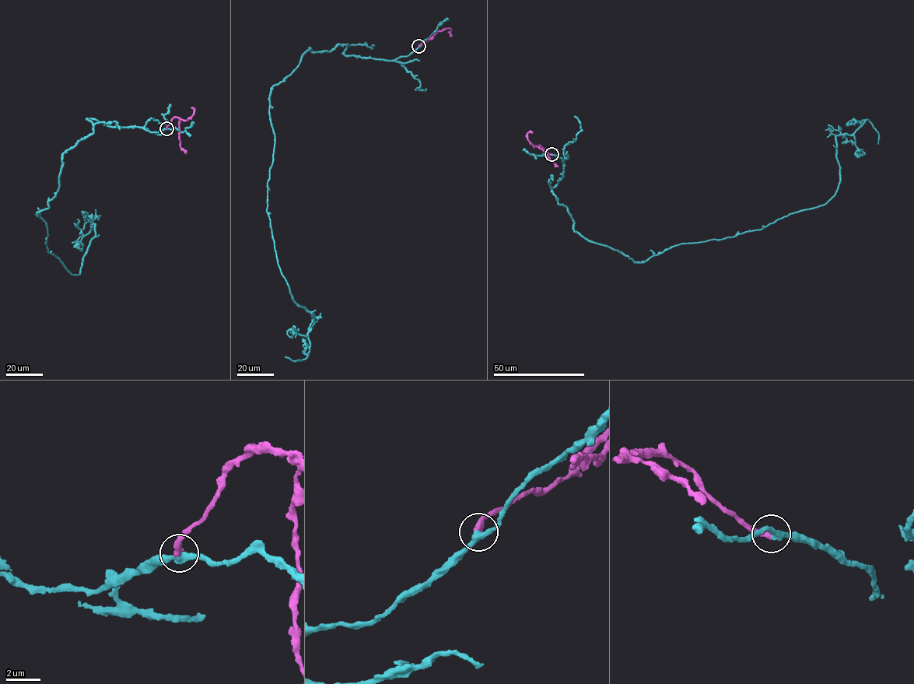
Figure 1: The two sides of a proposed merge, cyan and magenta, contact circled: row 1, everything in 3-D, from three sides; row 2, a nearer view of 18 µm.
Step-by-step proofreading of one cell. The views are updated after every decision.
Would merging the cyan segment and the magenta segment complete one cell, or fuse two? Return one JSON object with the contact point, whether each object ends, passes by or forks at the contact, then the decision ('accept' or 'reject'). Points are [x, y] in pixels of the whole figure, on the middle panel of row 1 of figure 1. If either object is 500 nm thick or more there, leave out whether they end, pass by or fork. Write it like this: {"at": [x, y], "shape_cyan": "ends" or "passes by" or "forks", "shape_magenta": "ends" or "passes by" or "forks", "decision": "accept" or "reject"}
{"at": [418, 46], "shape_cyan": "passes by", "shape_magenta": "ends", "decision": "reject"}

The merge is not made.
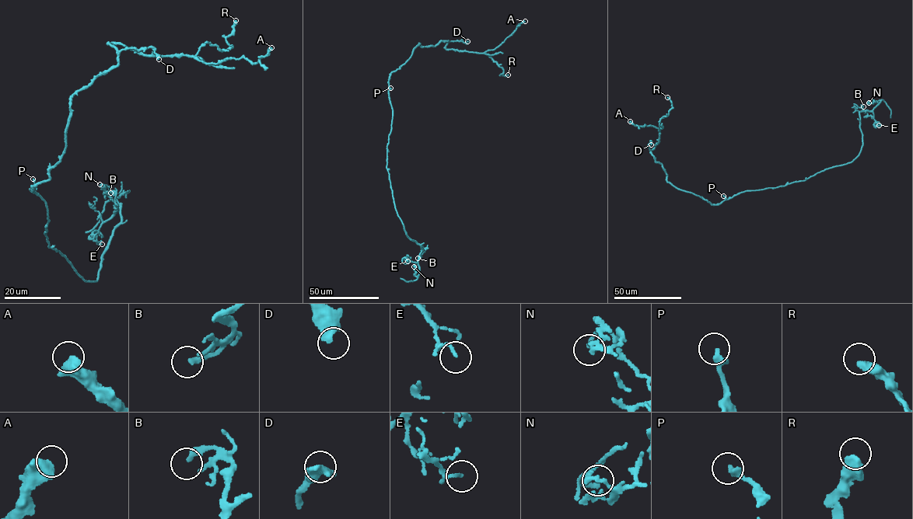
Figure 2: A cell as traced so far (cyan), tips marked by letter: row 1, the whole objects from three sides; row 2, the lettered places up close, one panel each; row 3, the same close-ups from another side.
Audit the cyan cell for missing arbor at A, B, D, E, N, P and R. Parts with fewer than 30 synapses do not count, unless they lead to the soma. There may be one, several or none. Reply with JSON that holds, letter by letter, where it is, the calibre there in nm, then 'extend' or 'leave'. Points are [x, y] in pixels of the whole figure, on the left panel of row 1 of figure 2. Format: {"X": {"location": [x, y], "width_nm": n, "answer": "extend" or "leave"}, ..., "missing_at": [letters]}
{"A": {"location": [271, 47], "width_nm": 600, "answer": "leave"}, "B": {"location": [110, 193], "width_nm": 300, "answer": "leave"}, "D": {"location": [159, 59], "width_nm": 360, "answer": "leave"}, "E": {"location": [102, 244], "width_nm": 90, "answer": "leave"}, "N": {"location": [99, 184], "width_nm": 190, "answer": "leave"}, "P": {"location": [33, 179], "width_nm": 280, "answer": "leave"}, "R": {"location": [236, 20], "width_nm": 500, "answer": "leave"}, "missing_at": []}

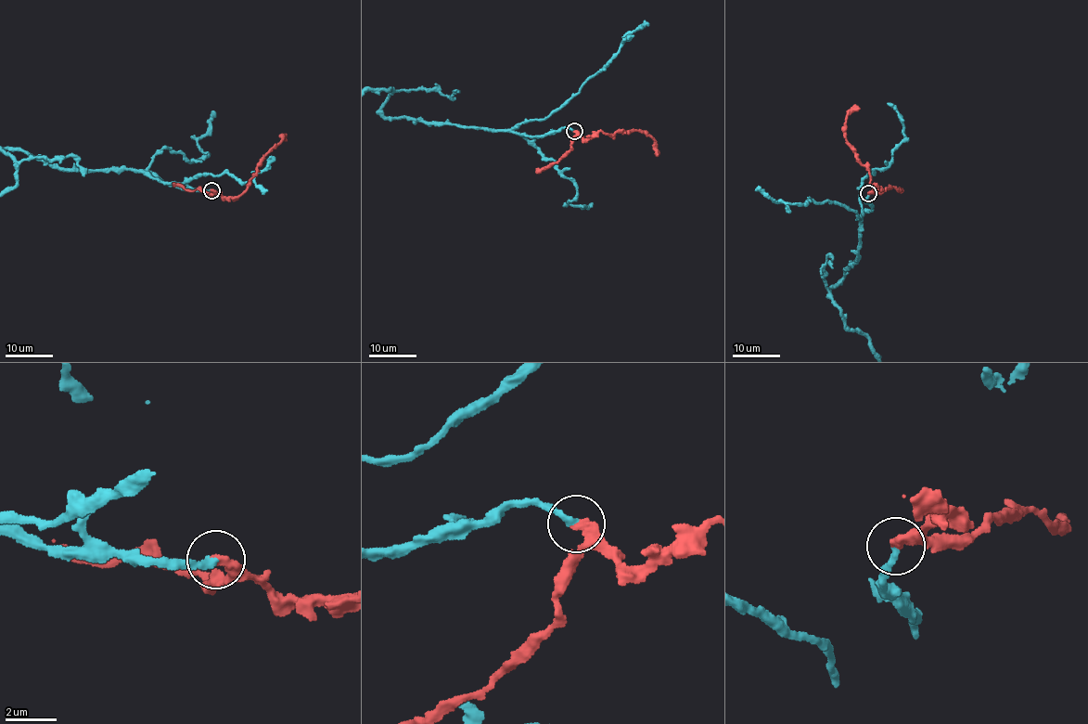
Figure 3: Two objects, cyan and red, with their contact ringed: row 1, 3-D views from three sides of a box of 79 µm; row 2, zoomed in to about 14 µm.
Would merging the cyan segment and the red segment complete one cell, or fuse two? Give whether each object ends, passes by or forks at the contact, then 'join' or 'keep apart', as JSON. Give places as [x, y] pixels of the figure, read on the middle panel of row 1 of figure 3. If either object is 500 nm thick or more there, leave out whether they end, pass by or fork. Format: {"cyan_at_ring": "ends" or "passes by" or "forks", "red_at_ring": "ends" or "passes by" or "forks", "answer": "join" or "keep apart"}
{"cyan_at_ring": "ends", "red_at_ring": "ends", "answer": "join"}

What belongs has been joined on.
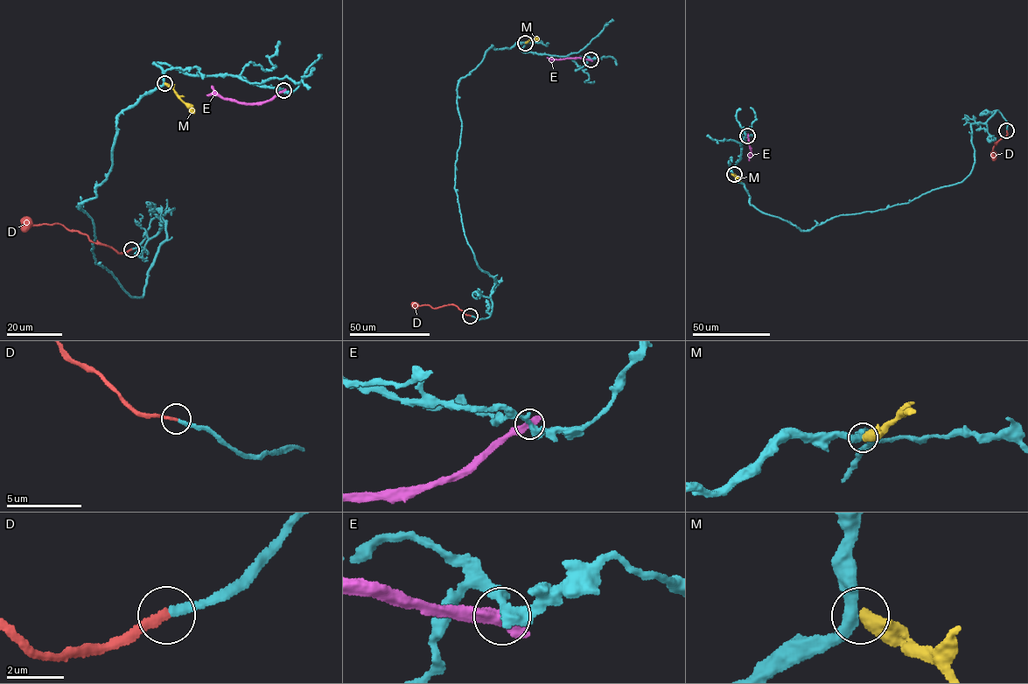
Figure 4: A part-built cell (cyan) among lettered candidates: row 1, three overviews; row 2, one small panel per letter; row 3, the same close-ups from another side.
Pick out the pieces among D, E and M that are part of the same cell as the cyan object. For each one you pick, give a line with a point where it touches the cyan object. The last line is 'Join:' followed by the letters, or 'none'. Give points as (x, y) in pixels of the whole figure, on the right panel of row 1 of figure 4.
D: contact (1006, 130)
Join: D

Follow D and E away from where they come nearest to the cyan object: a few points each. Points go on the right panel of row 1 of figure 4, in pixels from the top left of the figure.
D: (1007, 130), (1005, 137), (995, 143), (994, 154)
E: (747, 136), (751, 153), (749, 160)

